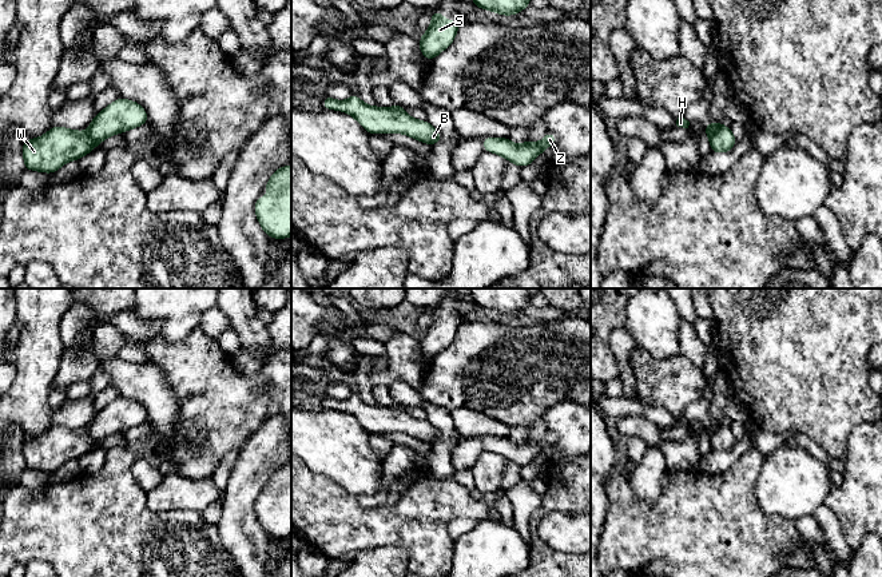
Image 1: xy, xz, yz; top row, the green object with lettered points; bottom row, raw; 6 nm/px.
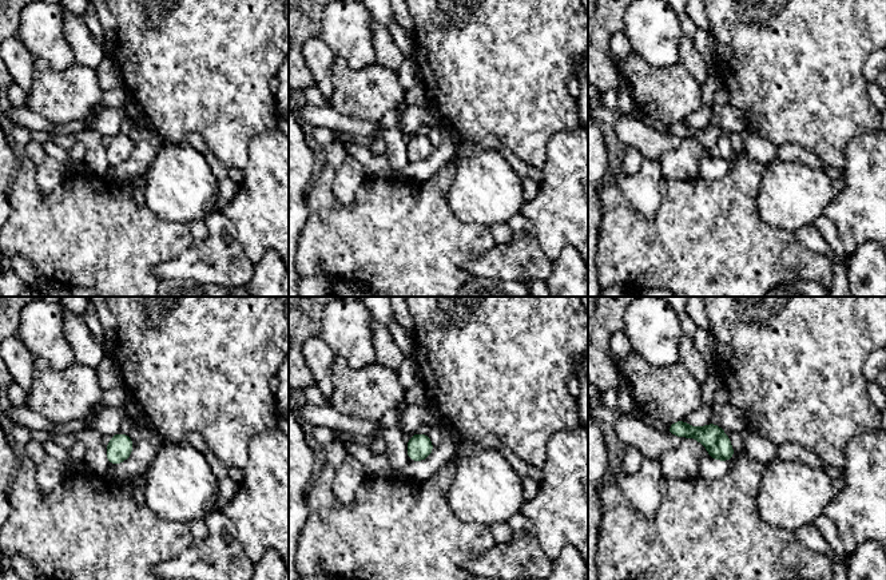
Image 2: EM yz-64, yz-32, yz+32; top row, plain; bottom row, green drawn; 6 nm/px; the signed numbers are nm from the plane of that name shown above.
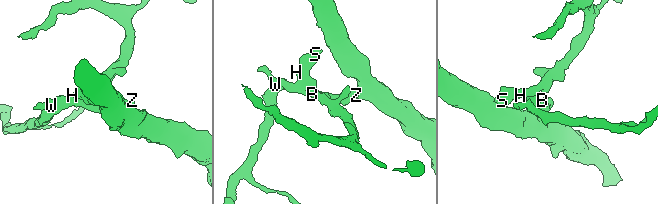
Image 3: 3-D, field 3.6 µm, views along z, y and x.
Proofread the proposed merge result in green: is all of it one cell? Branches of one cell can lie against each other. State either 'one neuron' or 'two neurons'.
two neurons

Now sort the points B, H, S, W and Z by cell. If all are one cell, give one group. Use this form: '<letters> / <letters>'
B W Z / H S

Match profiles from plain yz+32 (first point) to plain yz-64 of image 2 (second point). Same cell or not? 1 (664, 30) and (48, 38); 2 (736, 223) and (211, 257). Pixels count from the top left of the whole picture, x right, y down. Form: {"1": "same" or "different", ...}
{"1": "same", "2": "different"}

